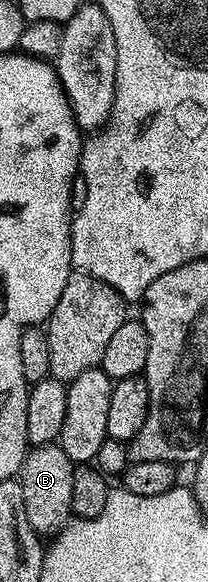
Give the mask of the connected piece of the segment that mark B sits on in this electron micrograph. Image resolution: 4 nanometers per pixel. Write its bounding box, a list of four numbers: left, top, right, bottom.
[17,443,76,535]

